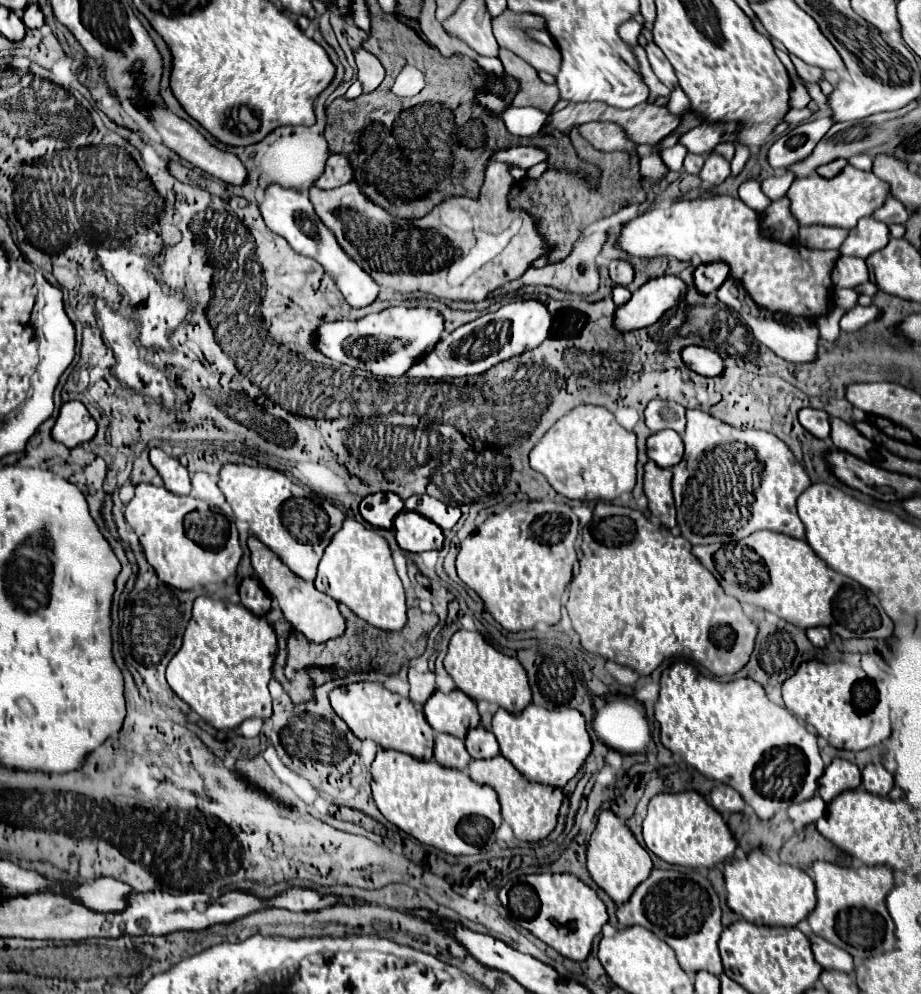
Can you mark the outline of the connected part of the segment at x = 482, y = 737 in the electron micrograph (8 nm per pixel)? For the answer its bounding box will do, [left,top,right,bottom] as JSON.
[465,726,499,758]

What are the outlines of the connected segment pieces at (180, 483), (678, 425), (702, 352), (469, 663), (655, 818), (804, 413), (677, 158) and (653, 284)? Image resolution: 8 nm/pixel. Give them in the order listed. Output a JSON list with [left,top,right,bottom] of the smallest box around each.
[[151,448,191,494],[645,400,685,436],[683,346,725,376],[443,630,531,712],[643,792,737,868],[799,408,829,440],[661,142,687,170],[615,276,687,332]]

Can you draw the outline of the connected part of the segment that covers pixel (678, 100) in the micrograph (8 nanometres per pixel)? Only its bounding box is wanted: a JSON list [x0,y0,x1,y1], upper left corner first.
[667,86,689,116]

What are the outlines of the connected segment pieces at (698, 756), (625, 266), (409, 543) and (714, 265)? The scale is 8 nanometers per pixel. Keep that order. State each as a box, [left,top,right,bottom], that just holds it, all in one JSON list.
[[655,662,825,820],[609,260,633,286],[395,512,443,552],[695,262,729,294]]

